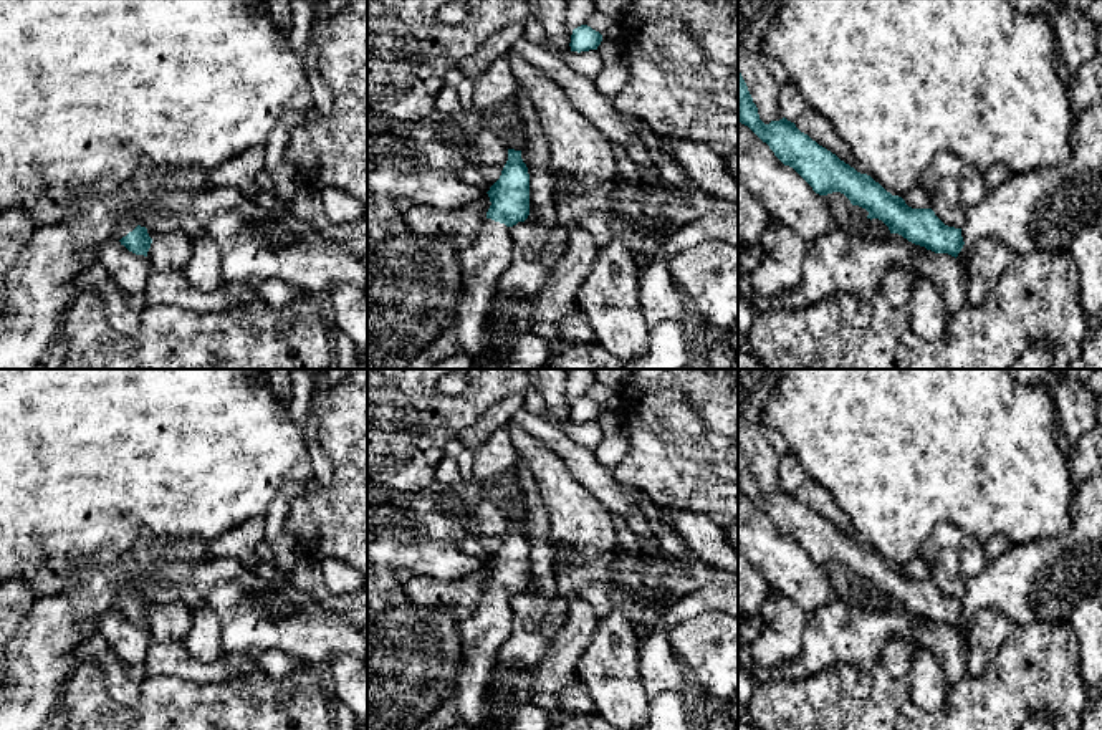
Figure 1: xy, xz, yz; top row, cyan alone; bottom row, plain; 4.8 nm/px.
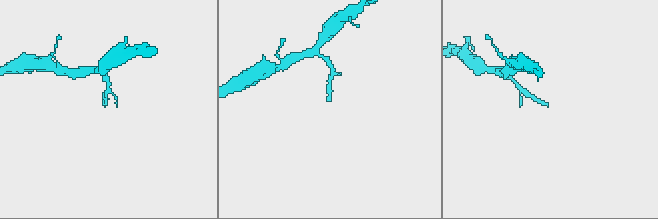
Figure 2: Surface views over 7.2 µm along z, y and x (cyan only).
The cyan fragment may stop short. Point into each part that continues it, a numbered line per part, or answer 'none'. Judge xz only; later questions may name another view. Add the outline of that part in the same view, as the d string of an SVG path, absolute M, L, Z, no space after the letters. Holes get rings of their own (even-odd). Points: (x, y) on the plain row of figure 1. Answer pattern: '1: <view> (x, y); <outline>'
1: xz (485, 631); M486 589L477 611L460 622L463 656L457 675L457 708L472 730L498 730L488 705L495 657L511 634L510 598Z

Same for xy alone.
1: xy (126, 595); M127 569L126 573L121 574L119 589L111 609L116 609L119 612L122 608L126 608L129 603L132 603L137 598L137 594L134 593L136 576L137 573L132 569Z

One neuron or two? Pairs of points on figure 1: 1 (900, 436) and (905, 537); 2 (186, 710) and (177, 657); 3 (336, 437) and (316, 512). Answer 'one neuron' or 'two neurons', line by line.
1: one neuron
2: two neurons
3: one neuron

